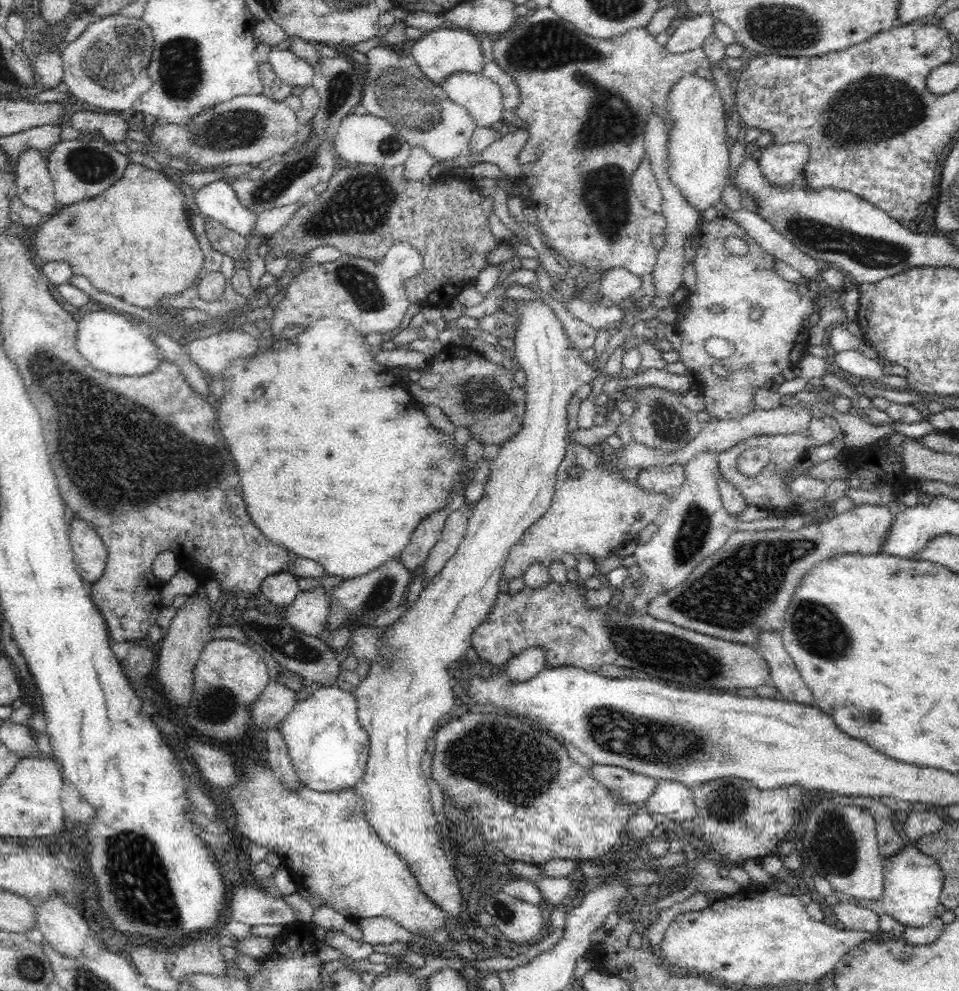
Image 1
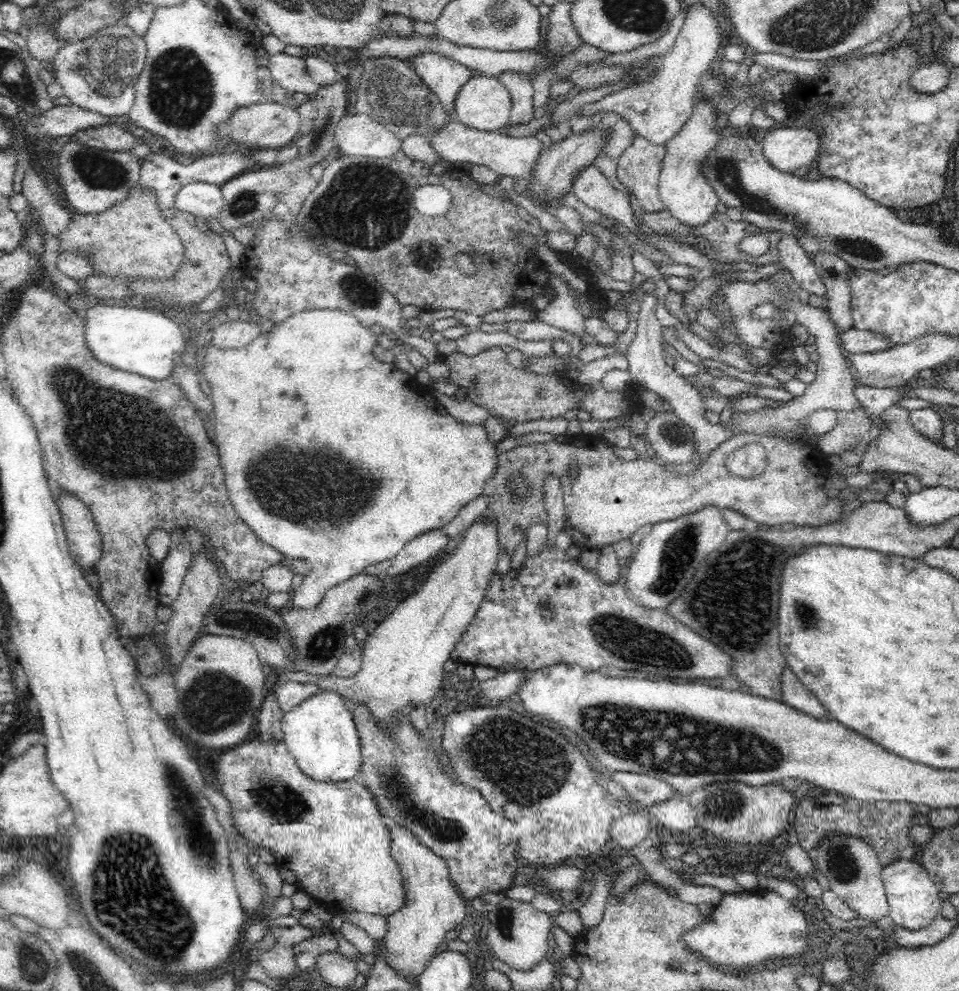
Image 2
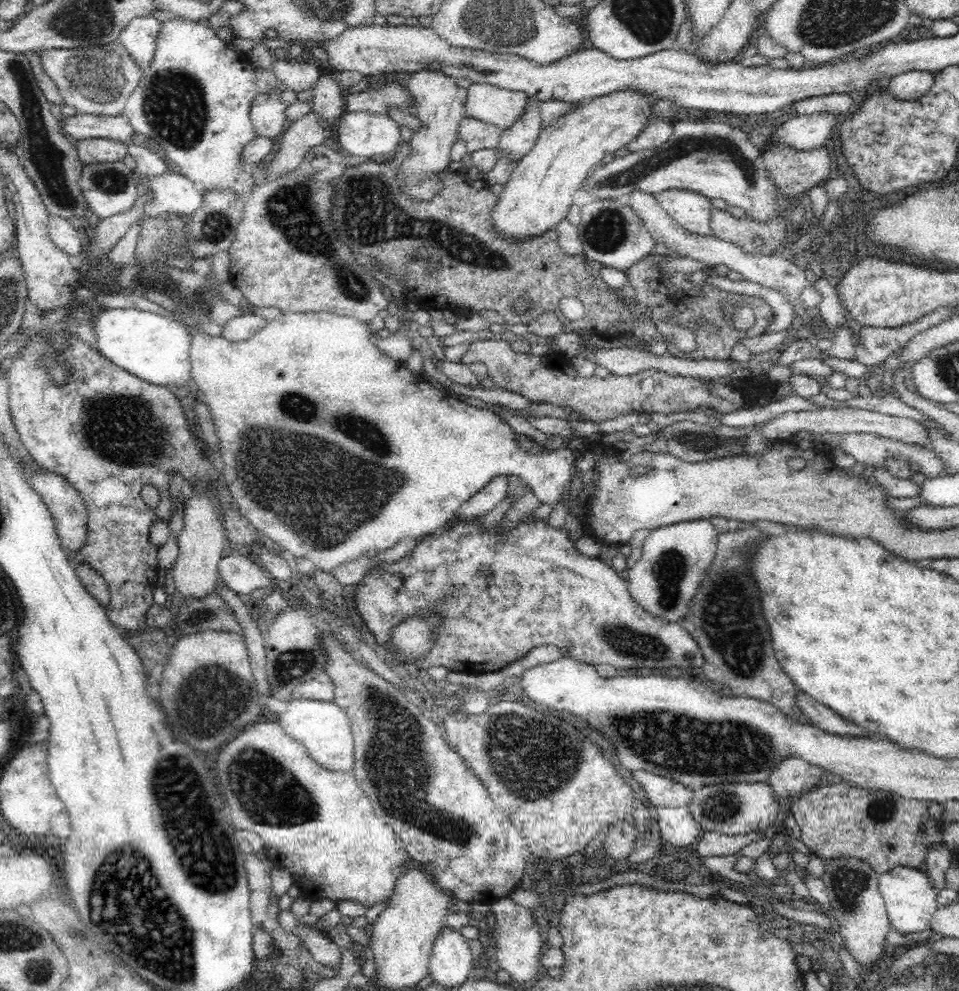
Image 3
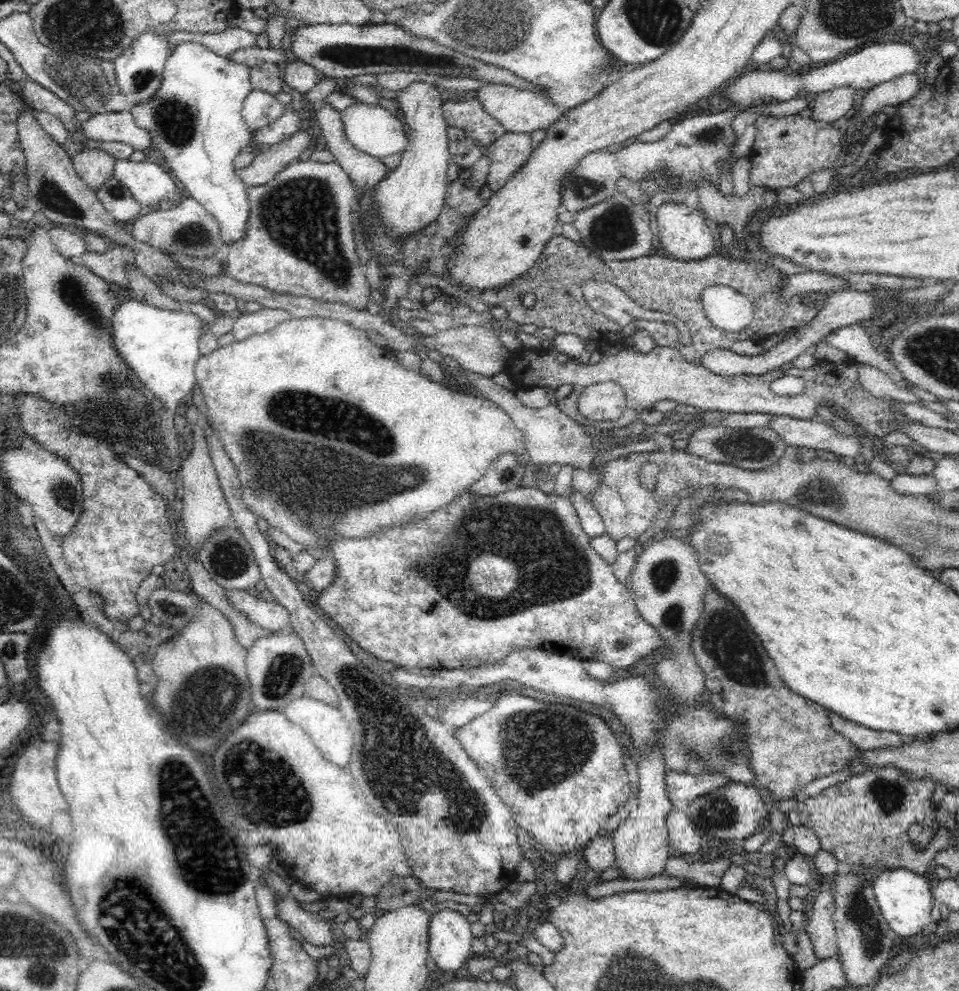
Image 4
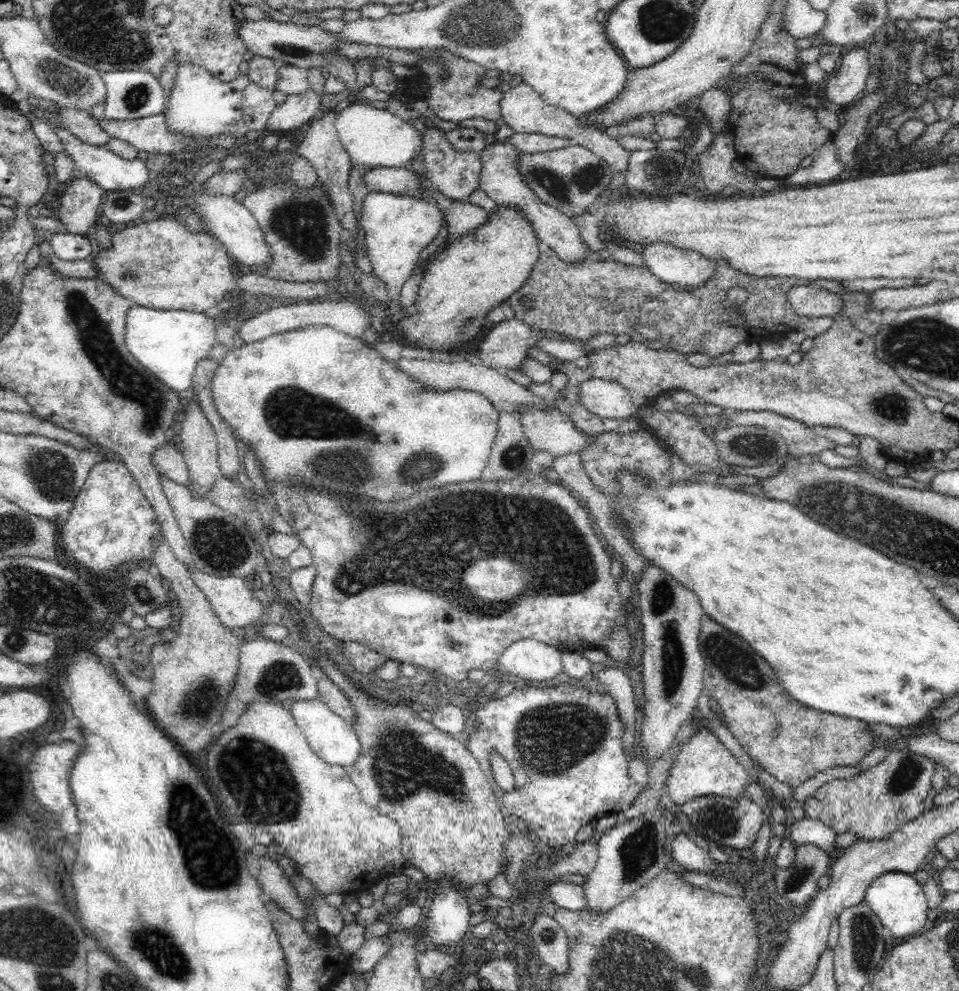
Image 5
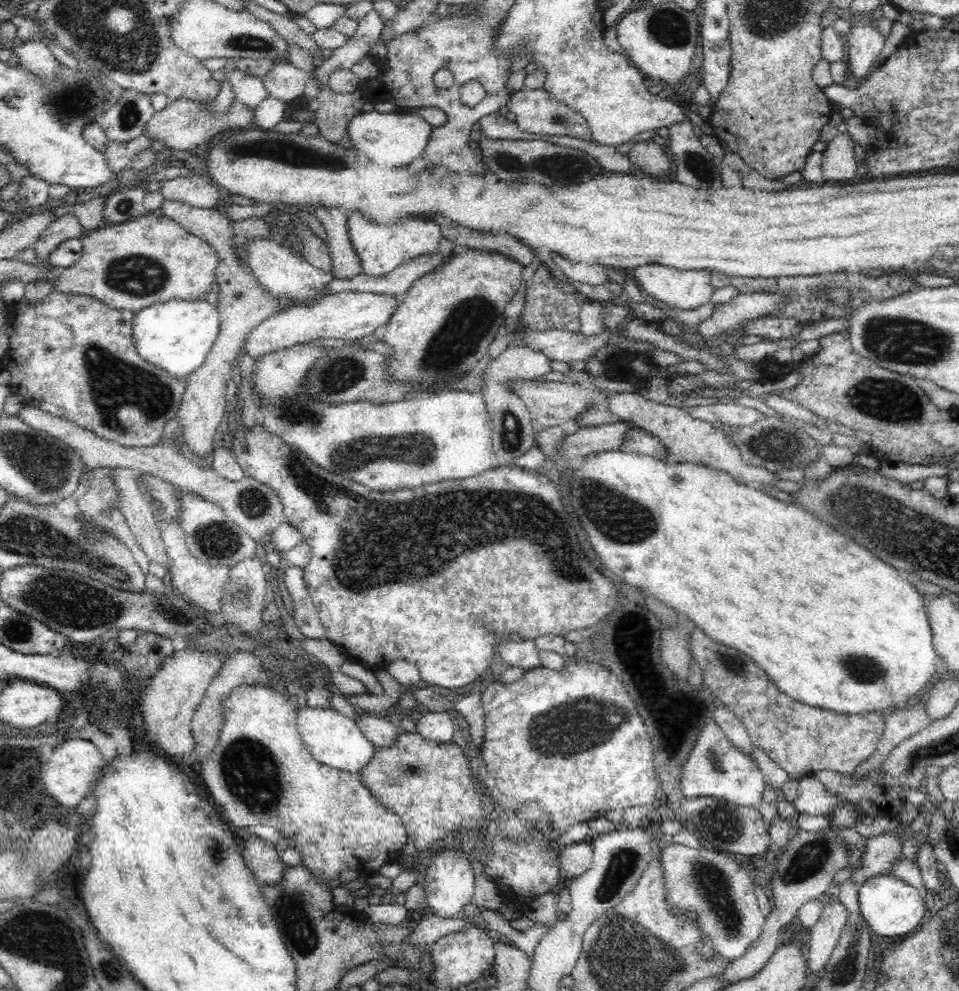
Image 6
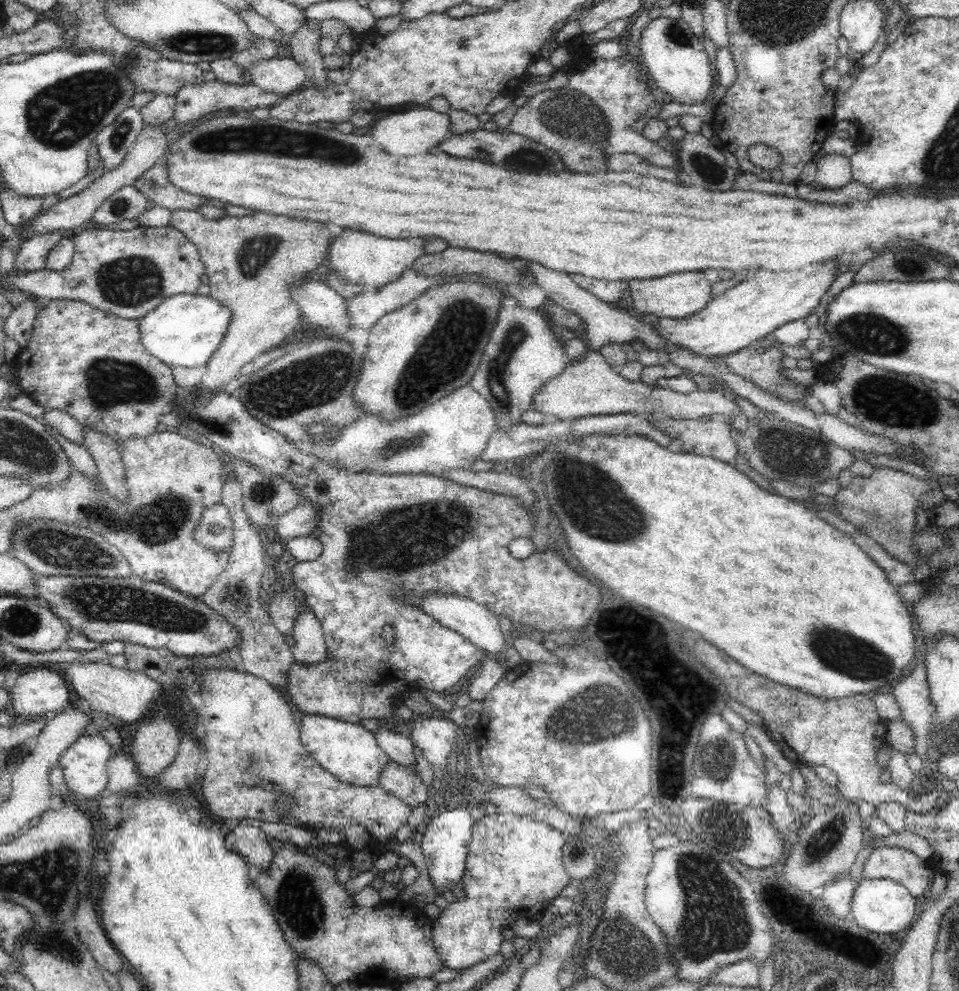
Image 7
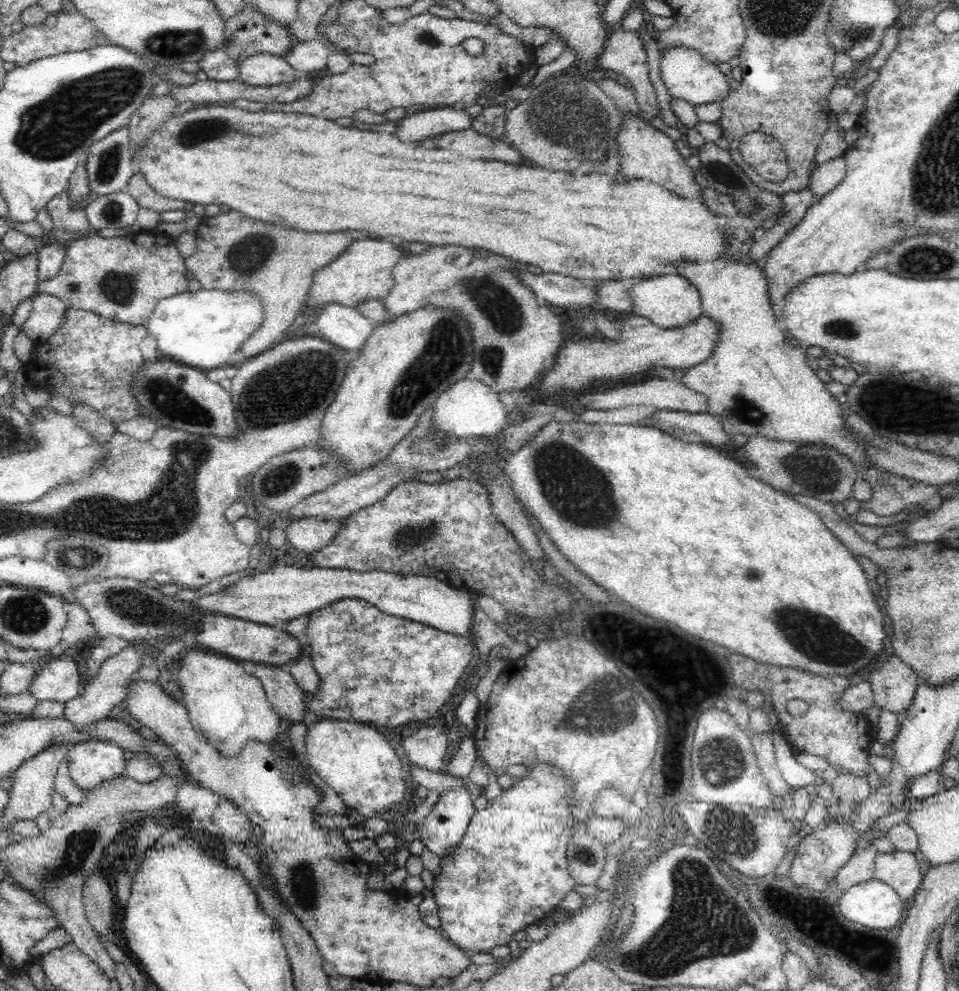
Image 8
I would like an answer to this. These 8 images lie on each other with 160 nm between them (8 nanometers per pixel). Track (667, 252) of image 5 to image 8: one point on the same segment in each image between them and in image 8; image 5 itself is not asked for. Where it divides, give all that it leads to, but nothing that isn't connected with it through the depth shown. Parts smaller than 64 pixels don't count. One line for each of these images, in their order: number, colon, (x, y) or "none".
6: (685, 289)
7: (678, 295)
8: (669, 300)

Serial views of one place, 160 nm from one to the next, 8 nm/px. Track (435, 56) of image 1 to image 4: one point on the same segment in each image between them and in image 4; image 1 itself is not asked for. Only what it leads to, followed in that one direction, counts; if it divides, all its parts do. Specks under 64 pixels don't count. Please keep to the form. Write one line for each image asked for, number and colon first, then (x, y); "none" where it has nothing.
2: (444, 76)
3: (439, 98)
4: (412, 194)

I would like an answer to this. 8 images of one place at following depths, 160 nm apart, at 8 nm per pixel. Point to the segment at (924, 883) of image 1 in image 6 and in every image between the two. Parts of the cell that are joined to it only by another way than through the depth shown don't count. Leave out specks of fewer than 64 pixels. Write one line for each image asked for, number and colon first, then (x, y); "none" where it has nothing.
2: (913, 901)
3: (911, 901)
4: (905, 898)
5: (899, 901)
6: (891, 907)

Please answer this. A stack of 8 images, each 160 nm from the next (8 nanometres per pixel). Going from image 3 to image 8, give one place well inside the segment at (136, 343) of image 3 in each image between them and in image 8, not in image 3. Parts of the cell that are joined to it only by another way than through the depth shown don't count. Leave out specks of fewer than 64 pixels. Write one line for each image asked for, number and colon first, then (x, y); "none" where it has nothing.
4: (160, 347)
5: (168, 343)
6: (176, 336)
7: (185, 329)
8: (203, 329)

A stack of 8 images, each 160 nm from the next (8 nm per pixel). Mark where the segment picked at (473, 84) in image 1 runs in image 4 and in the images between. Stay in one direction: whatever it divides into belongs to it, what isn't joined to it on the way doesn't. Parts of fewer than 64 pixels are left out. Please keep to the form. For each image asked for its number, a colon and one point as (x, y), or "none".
2: (483, 103)
3: (484, 102)
4: (518, 111)

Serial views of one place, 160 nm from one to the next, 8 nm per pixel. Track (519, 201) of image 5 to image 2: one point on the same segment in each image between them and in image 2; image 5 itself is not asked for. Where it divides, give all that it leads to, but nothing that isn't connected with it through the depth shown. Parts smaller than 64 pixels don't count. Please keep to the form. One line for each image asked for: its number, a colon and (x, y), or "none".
2: (519, 85)
3: (518, 139)
4: (507, 154)

